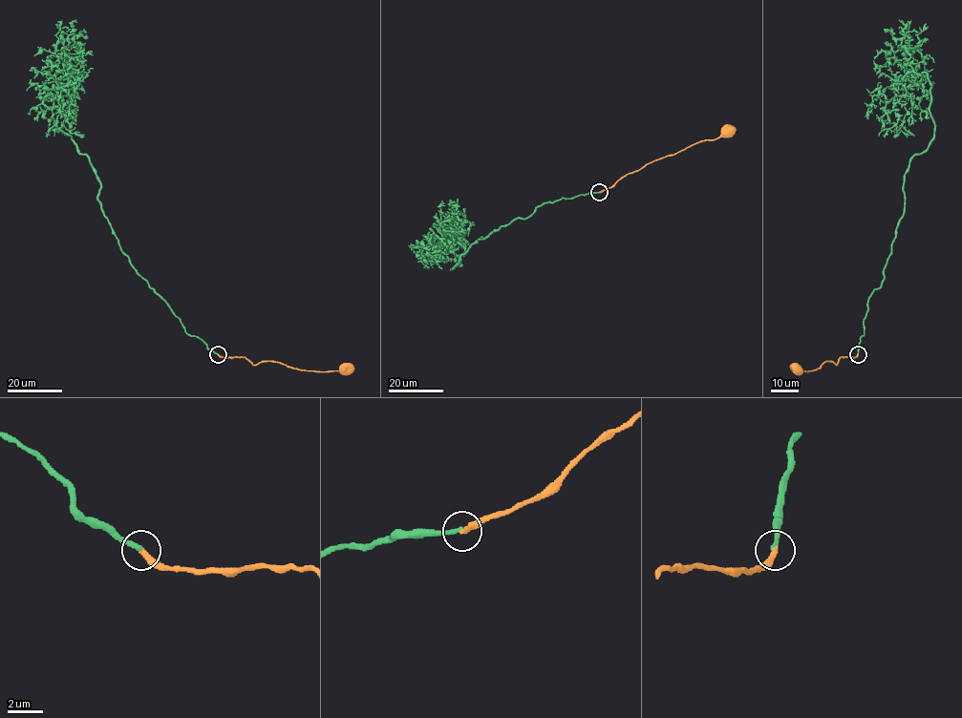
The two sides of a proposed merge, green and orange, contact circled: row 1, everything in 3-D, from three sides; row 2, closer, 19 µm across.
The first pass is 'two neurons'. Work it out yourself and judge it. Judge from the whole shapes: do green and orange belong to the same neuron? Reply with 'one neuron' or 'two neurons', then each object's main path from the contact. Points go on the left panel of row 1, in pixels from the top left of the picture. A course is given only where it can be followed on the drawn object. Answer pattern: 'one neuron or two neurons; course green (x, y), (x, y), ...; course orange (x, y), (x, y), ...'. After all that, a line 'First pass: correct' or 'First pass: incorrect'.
one neuron; course green (217, 354), (121, 250), (96, 170), (71, 136), (82, 72), (55, 98), (50, 135); course orange (218, 354), (244, 357), (253, 365), (272, 361), (305, 370), (347, 371), (346, 369)
First pass: incorrect

